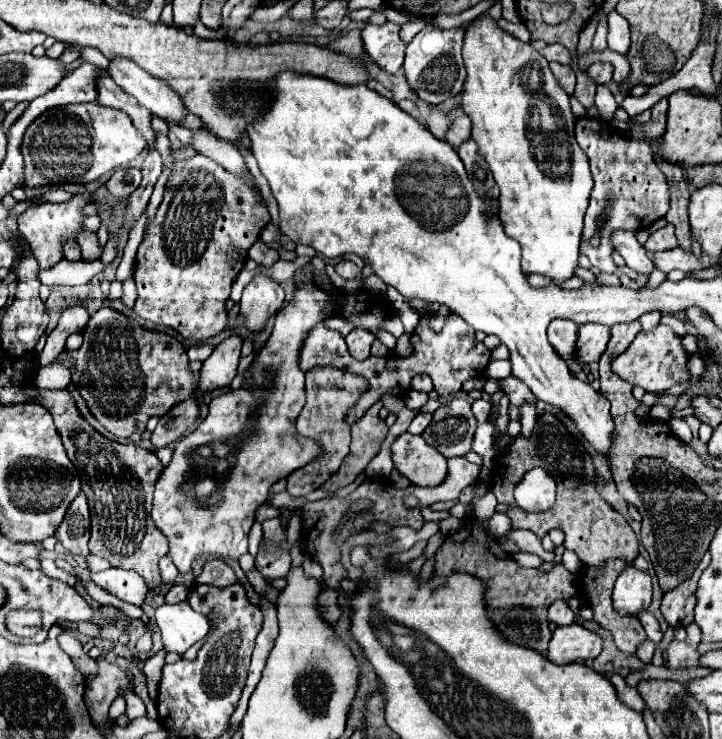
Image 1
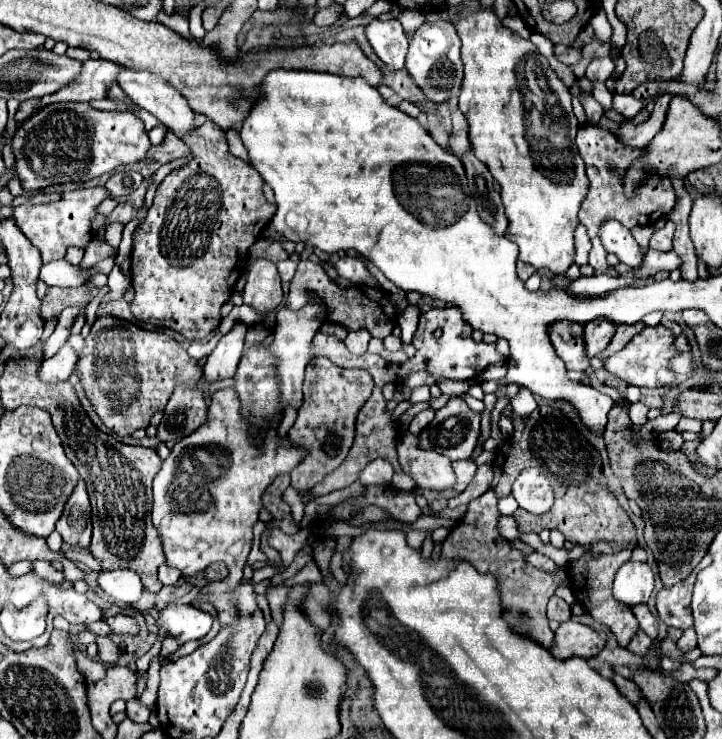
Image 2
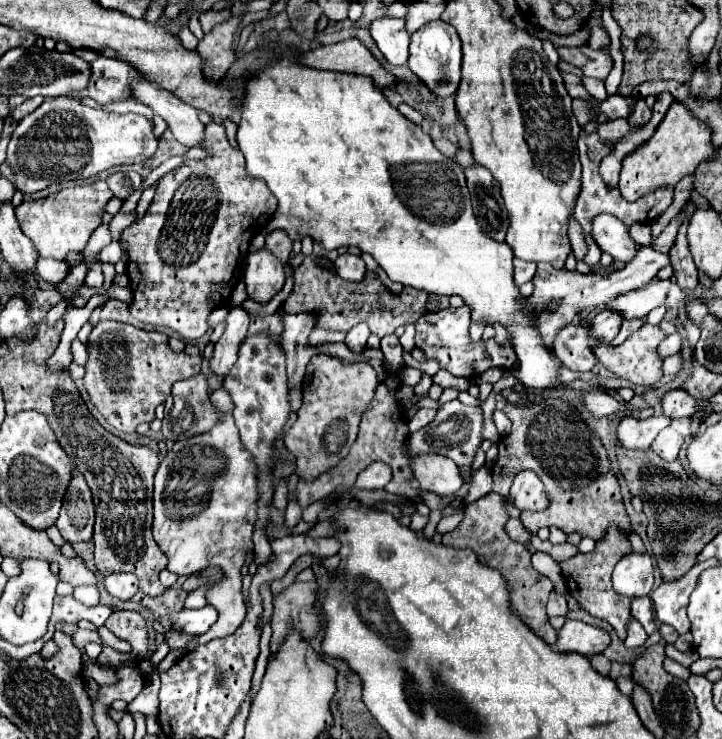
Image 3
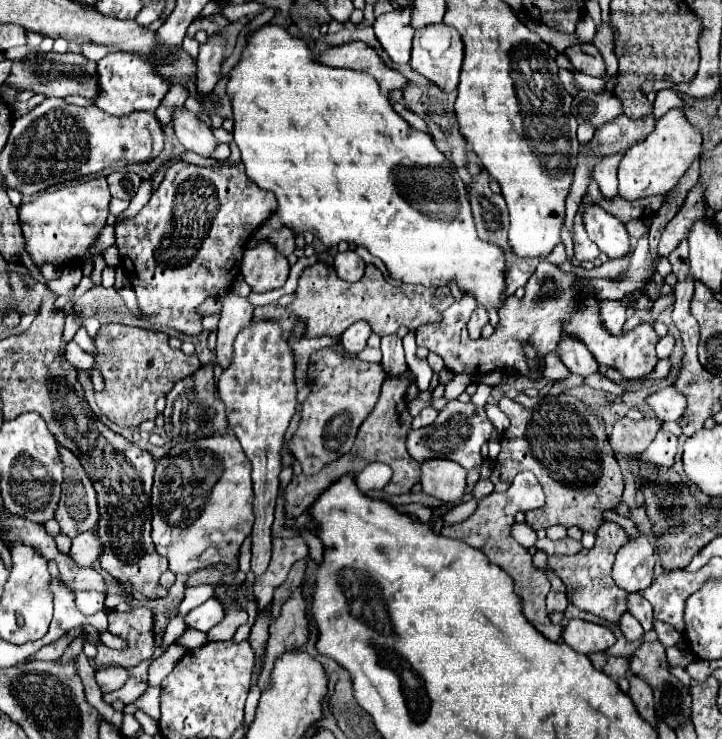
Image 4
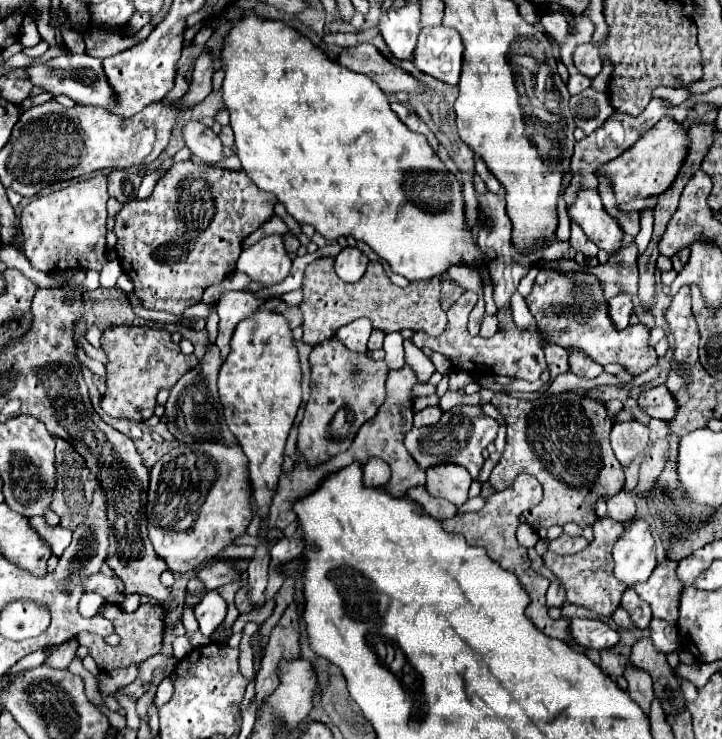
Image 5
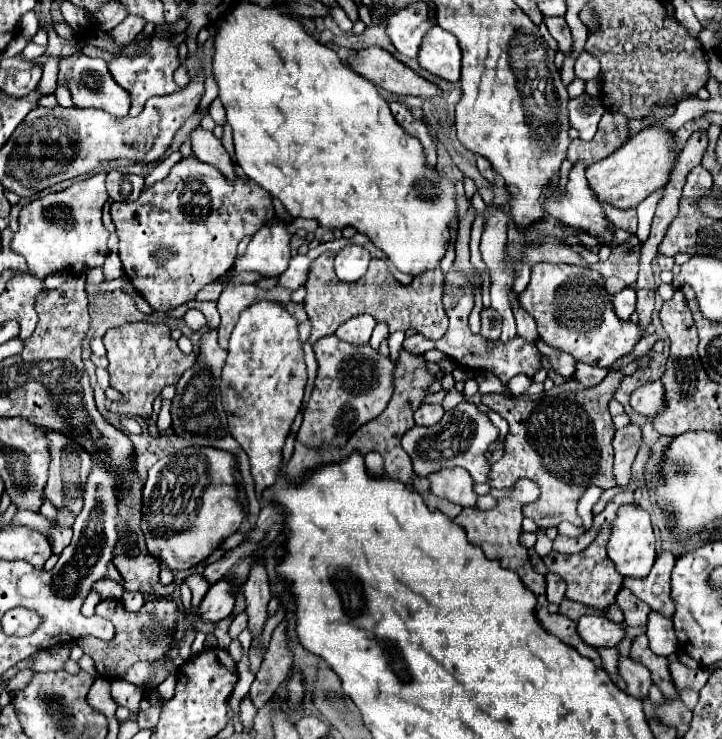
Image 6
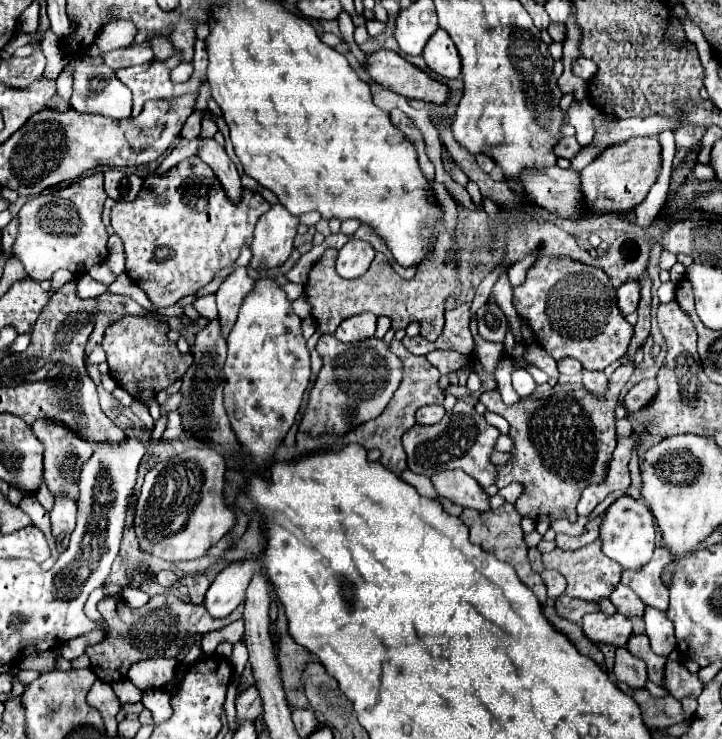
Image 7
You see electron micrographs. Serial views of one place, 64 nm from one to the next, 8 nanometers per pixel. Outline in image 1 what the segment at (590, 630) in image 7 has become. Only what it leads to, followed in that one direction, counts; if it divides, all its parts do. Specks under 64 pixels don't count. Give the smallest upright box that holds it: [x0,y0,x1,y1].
[546,624,602,664]

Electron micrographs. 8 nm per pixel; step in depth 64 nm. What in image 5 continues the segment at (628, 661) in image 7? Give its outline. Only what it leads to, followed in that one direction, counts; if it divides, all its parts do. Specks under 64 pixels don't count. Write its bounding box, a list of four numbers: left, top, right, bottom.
[624,666,654,714]

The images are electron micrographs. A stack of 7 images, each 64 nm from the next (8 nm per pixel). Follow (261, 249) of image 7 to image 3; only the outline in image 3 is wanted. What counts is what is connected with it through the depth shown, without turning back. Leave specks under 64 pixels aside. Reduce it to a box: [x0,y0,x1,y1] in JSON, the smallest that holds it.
[244,250,284,304]

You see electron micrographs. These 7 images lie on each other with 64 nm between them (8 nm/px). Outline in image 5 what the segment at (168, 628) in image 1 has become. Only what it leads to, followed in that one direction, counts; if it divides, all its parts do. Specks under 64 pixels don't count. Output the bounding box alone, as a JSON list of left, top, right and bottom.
[194,590,226,636]

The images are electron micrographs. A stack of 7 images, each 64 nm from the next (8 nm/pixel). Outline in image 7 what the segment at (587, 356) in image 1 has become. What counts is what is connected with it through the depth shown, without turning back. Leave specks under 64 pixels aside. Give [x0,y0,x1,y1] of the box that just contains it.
[616,280,640,316]

